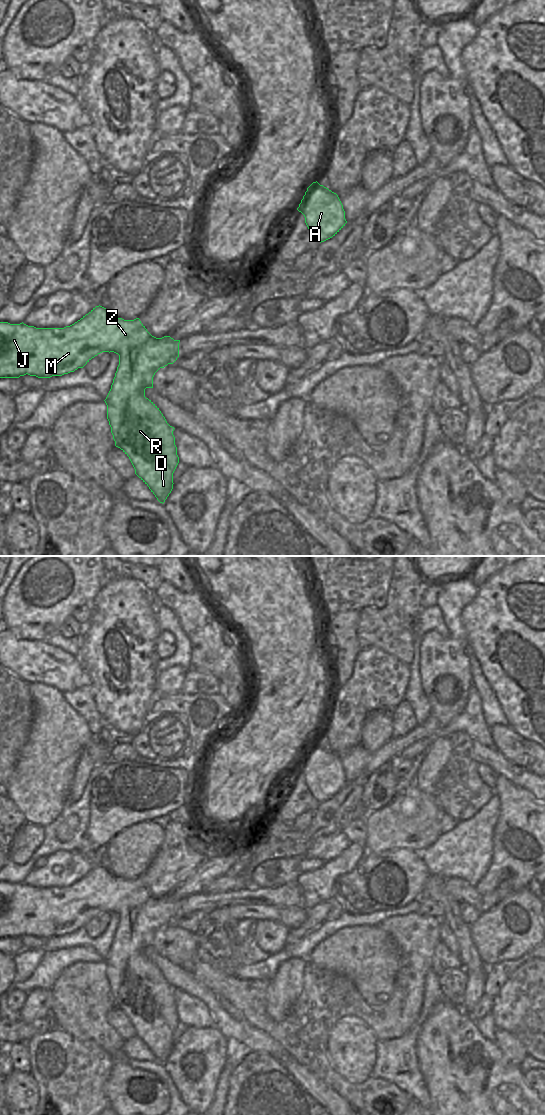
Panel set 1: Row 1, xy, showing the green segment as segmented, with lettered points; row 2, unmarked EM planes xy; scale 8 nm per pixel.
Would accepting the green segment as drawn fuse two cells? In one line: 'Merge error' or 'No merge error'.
No merge error.

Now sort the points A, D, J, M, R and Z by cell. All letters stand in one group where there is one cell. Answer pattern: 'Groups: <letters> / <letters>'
Groups: A D J M R Z

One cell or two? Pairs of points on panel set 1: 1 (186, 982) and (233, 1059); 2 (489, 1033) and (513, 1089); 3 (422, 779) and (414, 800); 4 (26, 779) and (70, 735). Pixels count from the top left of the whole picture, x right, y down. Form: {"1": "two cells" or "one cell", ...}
{"1": "two cells", "2": "two cells", "3": "two cells", "4": "one cell"}

